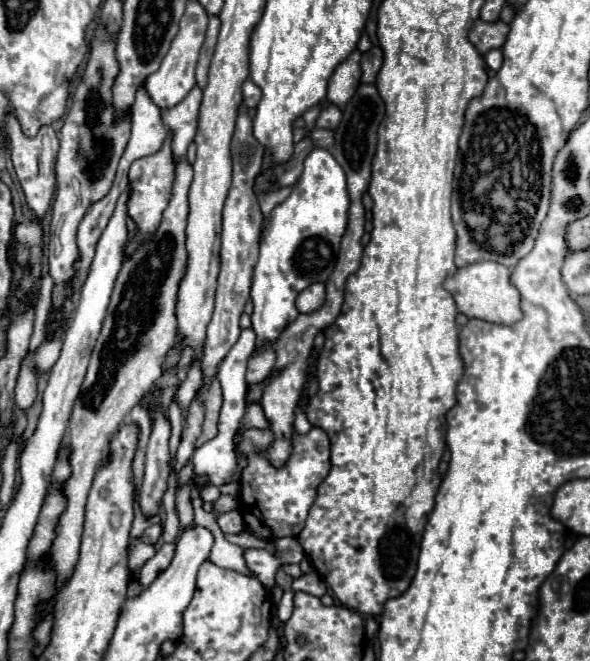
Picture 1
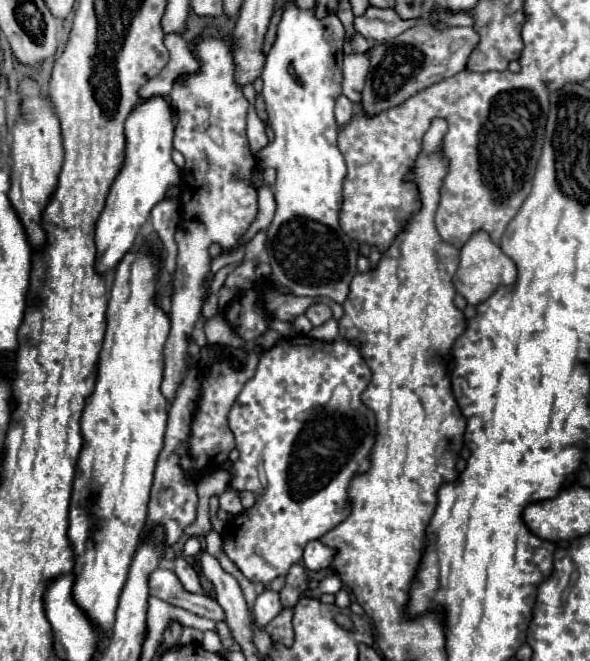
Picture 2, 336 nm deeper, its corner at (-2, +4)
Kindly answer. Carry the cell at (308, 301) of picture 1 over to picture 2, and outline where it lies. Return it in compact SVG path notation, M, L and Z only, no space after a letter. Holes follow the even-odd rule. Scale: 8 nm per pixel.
M317 302L317 304L311 304L305 312L305 316L311 320L313 326L321 326L323 322L327 322L331 318L331 308L329 304L323 304L323 302Z

